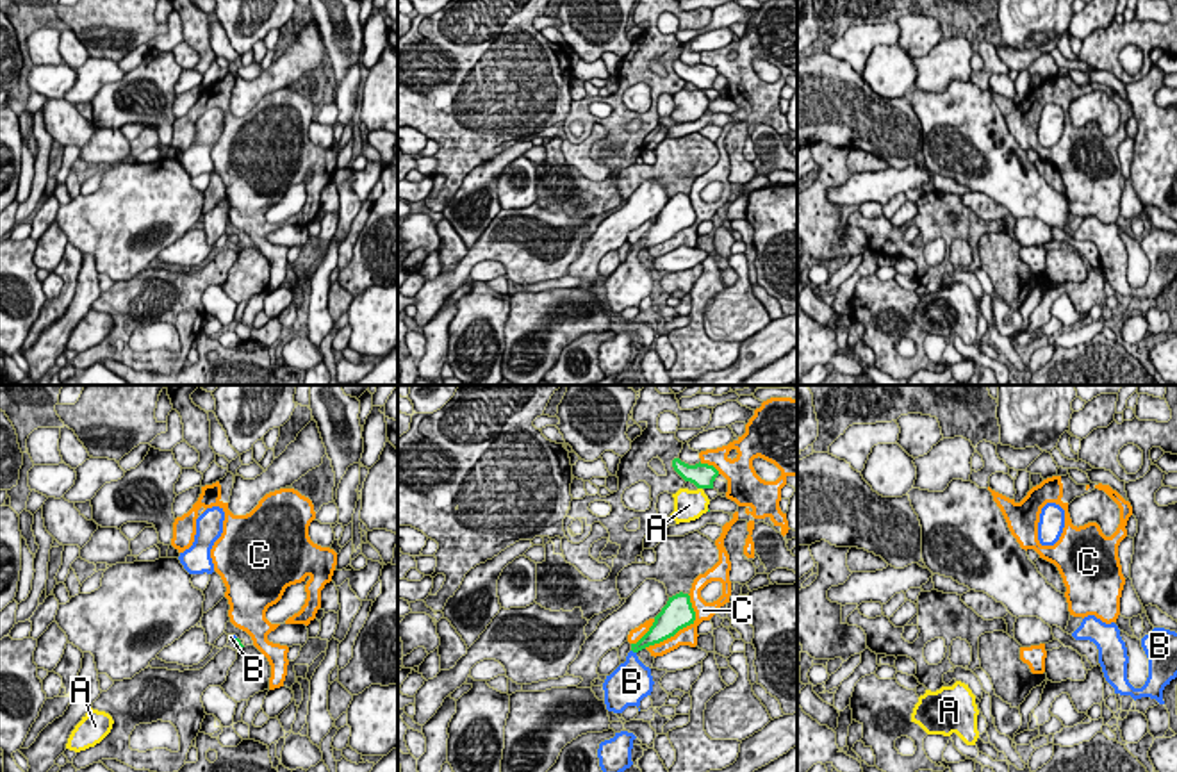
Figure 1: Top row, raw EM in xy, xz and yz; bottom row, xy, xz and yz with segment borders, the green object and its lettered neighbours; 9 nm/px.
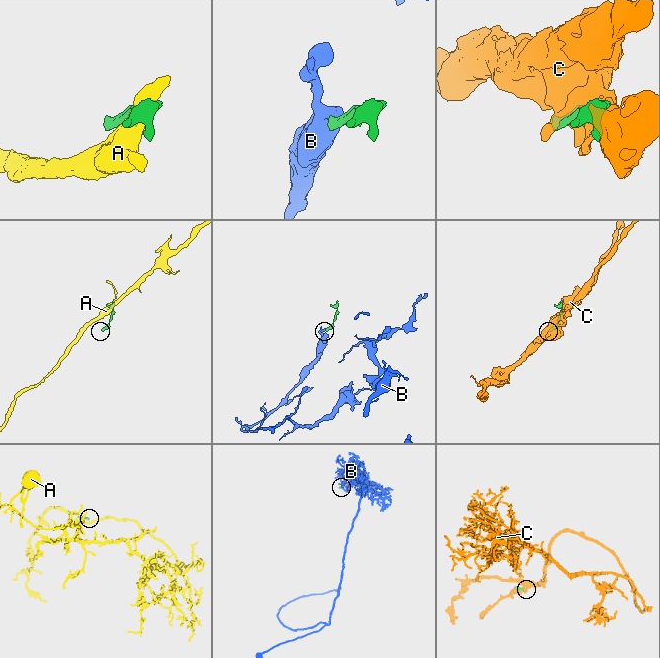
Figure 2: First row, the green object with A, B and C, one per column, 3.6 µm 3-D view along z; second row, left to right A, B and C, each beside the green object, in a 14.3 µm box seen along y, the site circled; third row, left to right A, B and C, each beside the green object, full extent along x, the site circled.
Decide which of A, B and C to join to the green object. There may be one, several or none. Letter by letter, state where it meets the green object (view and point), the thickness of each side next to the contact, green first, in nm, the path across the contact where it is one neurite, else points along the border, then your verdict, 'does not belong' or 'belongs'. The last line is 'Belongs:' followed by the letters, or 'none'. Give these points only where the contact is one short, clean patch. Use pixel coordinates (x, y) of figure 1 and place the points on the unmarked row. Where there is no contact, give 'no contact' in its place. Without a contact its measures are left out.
A: contact xz (699, 88); calibres 220 and 280 nm; does not belong
B: contact xz (633, 252); calibres 160 and 320 nm; way xz (655, 236), (633, 252), (632, 279); belongs
C: contact xz (682, 229); calibres 280 and 160 nm; does not belong
Belongs: B

